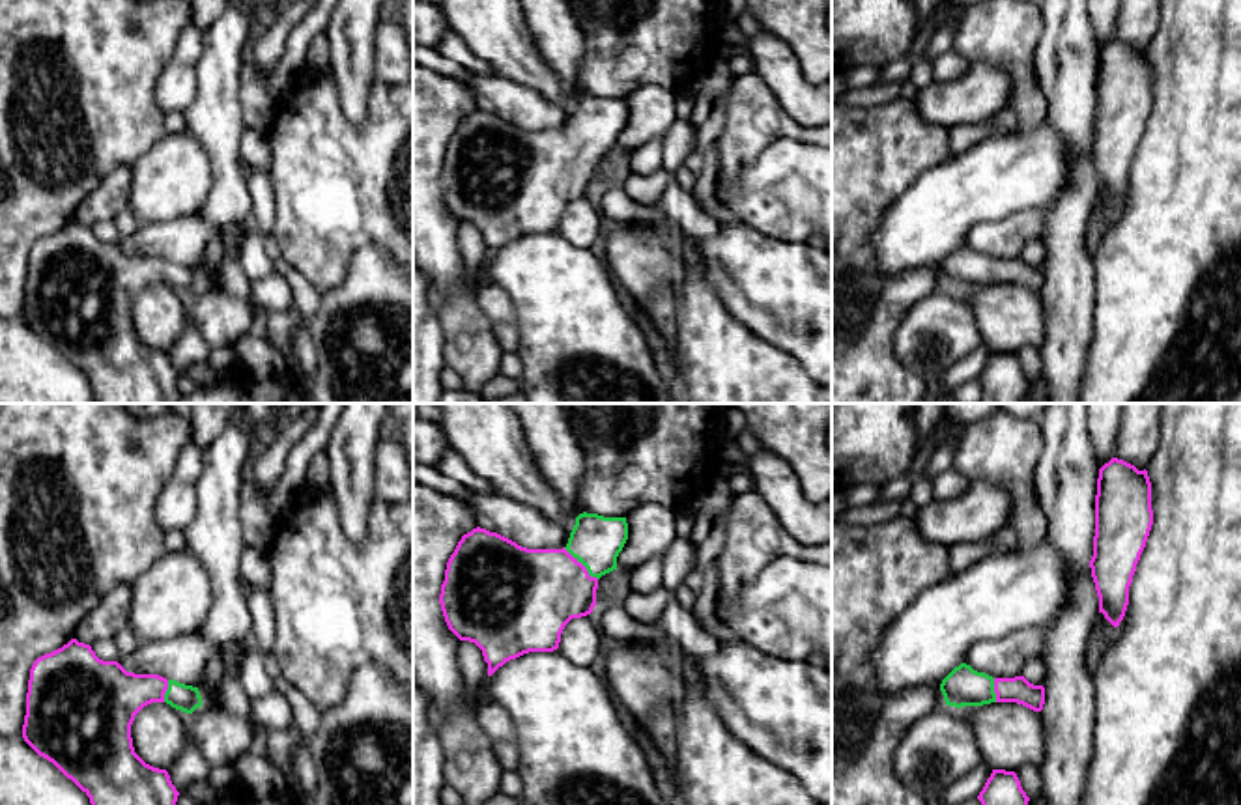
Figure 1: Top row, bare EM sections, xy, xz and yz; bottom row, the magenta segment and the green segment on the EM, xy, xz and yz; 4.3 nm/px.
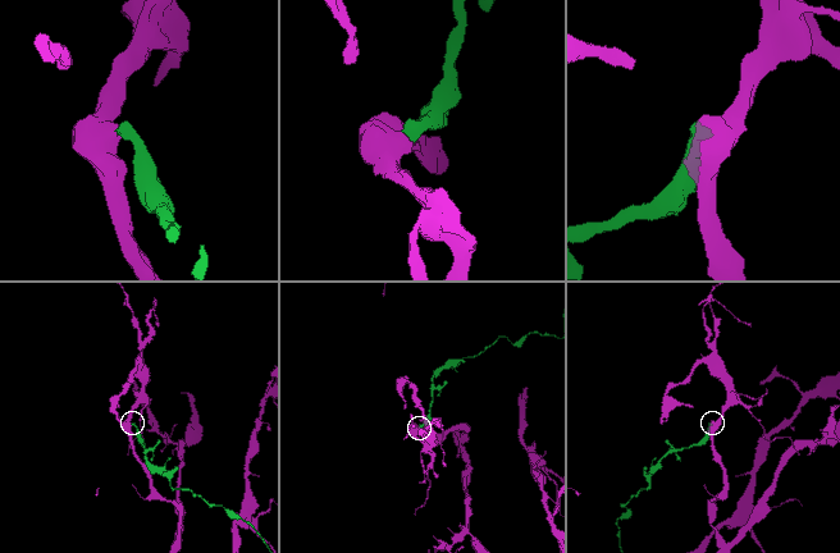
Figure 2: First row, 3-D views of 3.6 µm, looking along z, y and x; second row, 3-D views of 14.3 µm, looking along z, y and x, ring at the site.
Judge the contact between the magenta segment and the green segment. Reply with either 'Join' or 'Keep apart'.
Join

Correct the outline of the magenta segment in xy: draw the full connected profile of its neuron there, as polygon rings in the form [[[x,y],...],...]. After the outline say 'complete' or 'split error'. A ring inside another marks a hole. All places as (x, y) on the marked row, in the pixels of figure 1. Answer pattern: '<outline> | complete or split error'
[[[71,639],[37,657],[30,669],[24,741],[71,779],[92,805],[176,805],[179,792],[166,770],[146,764],[133,747],[135,715],[151,702],[166,702],[193,713],[202,706],[198,687],[159,674],[127,672],[118,661],[103,661],[90,644]]] | split error

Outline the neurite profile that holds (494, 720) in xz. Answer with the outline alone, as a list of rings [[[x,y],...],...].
[[[486,699],[478,704],[477,721],[490,738],[501,768],[505,771],[516,771],[520,762],[520,747],[516,727],[508,712]]]

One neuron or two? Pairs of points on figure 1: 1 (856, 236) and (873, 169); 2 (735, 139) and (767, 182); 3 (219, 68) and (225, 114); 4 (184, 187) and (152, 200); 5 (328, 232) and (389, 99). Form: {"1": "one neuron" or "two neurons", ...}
{"1": "one neuron", "2": "two neurons", "3": "one neuron", "4": "one neuron", "5": "one neuron"}

